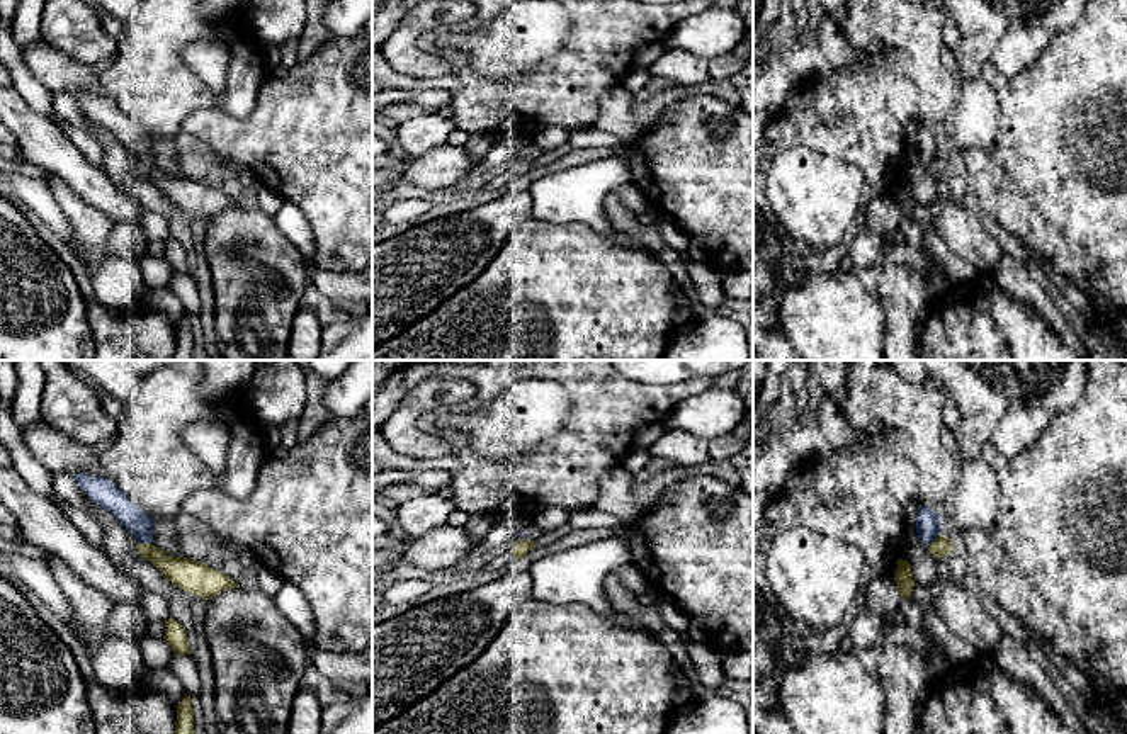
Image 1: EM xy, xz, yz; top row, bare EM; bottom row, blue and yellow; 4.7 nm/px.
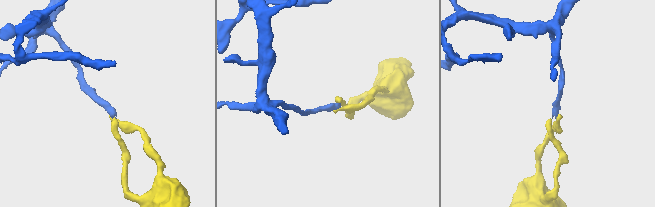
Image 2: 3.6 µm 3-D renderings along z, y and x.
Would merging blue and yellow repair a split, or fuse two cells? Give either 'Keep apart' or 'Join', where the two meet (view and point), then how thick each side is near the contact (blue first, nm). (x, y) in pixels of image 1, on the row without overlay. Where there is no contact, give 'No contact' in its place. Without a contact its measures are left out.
Keep apart. Touches blue at yz (934, 158). Thickness 110 nm (blue) against 90 nm

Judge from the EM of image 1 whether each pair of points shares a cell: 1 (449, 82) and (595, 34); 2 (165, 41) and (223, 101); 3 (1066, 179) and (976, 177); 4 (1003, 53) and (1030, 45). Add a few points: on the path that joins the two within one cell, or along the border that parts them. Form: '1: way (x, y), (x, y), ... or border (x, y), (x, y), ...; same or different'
1: way (485, 94), (536, 94), (560, 70); same
2: way (165, 60), (204, 97); same
3: border (993, 146), (1003, 172), (1036, 208); different
4: way (1010, 53), (1024, 45); same

